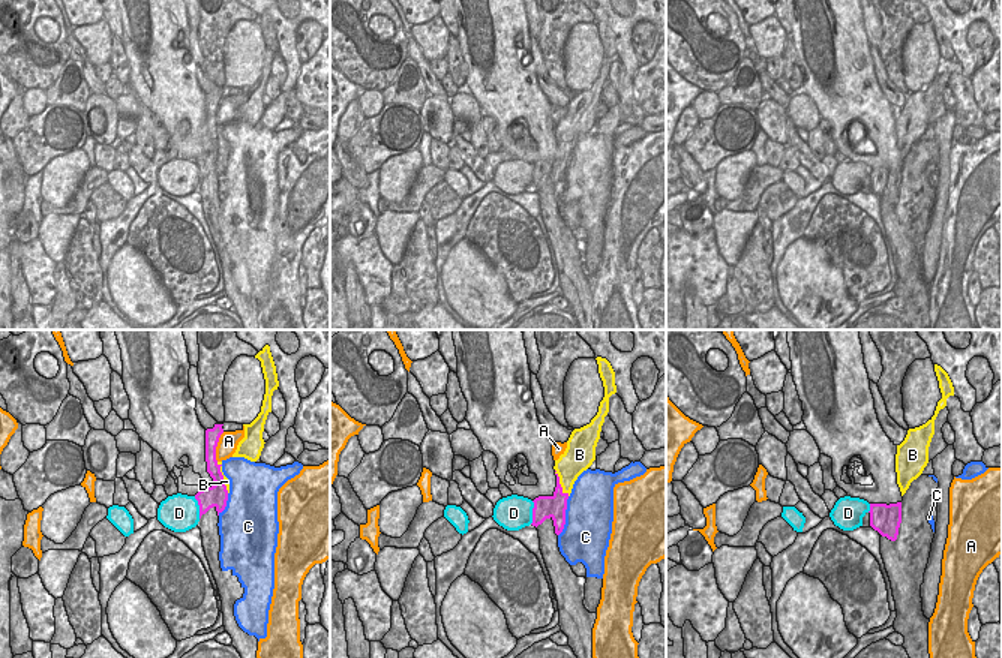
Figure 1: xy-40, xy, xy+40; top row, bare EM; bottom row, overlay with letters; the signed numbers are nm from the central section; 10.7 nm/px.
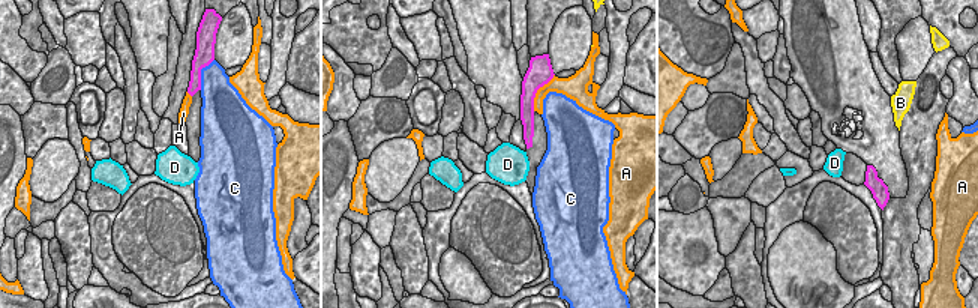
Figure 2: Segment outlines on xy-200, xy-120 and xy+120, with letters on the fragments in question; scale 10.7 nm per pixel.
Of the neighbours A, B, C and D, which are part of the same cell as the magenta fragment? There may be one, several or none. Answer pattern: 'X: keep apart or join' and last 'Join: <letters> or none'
A: keep apart
B: keep apart
C: keep apart
D: keep apart
Join: none

